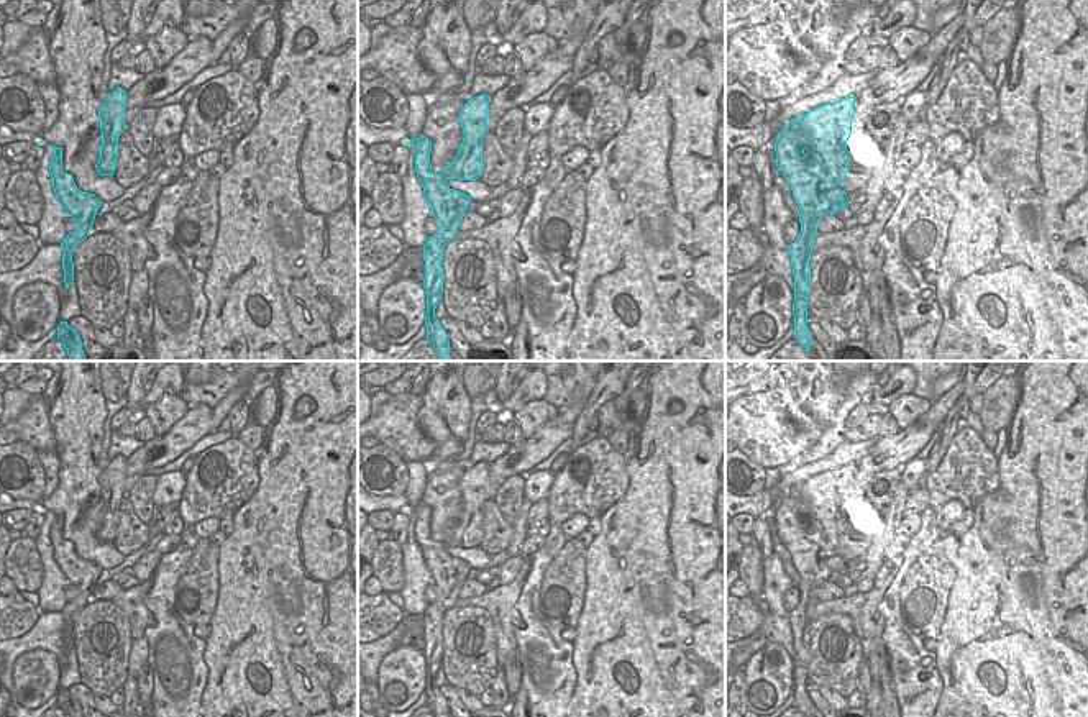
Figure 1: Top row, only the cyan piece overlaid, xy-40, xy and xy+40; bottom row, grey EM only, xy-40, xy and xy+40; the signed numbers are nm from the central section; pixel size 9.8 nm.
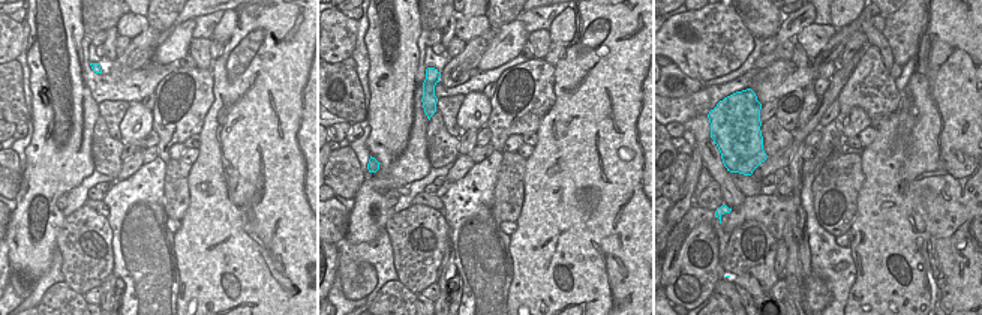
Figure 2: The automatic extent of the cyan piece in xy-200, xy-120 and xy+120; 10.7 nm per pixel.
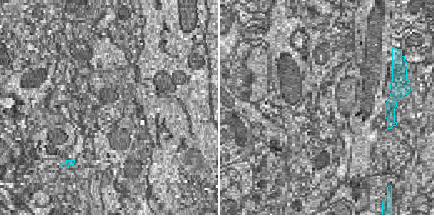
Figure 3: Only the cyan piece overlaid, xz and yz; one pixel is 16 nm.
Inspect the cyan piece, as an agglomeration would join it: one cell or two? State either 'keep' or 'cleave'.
keep

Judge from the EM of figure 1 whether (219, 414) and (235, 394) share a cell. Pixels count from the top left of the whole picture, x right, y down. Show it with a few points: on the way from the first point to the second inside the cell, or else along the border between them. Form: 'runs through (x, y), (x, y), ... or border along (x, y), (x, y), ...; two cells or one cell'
runs through (222, 409), (230, 399); one cell

